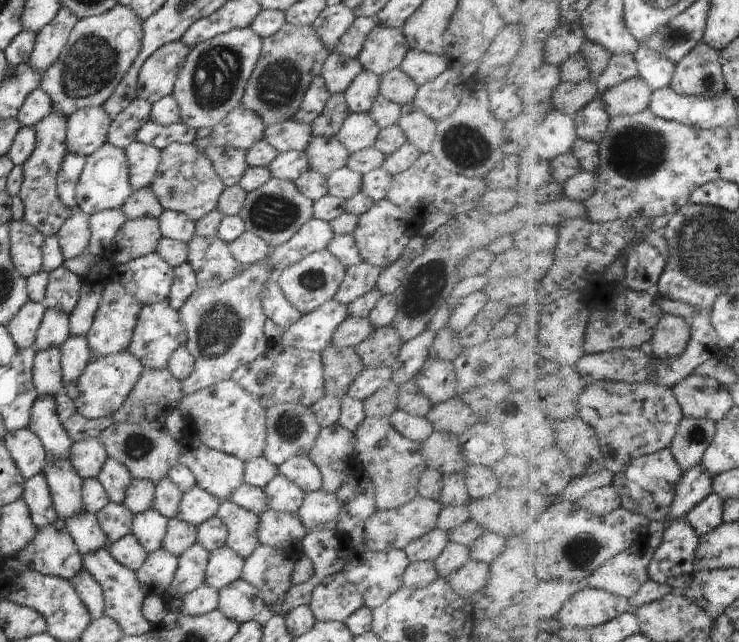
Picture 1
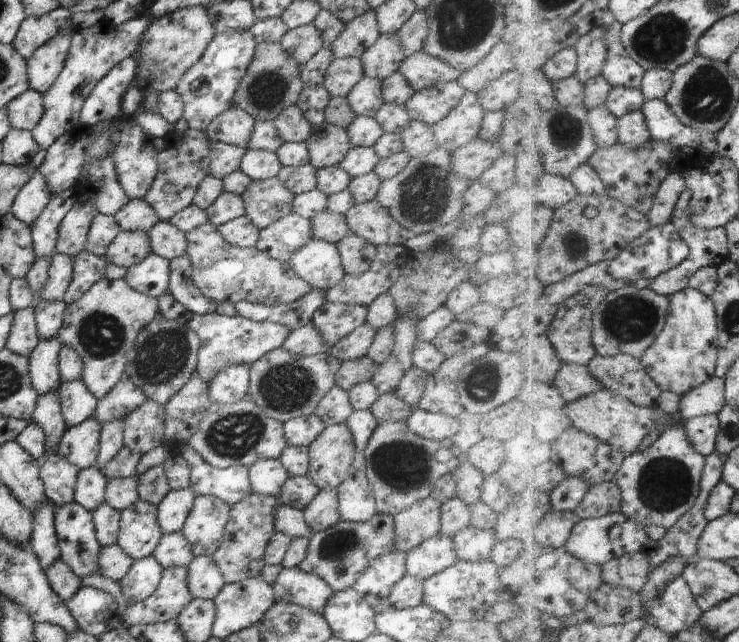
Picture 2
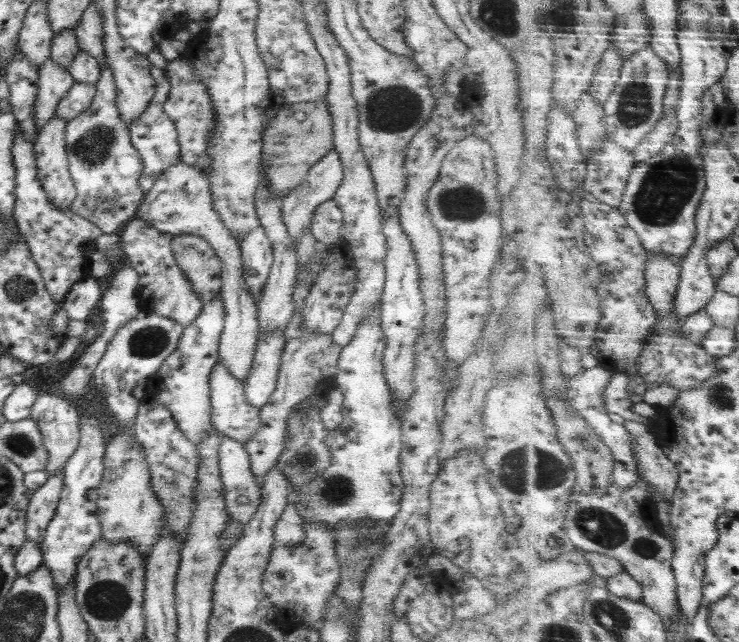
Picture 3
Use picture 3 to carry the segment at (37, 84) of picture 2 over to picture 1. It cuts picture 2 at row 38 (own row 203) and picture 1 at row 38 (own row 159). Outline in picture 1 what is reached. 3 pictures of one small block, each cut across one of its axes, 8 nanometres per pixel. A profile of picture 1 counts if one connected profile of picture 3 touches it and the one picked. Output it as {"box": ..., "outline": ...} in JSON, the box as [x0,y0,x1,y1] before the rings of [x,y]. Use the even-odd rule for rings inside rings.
{"box":[29,5,79,75],"outline":[[[64,5],[56,17],[37,33],[29,66],[41,75],[54,64],[79,19]]]}

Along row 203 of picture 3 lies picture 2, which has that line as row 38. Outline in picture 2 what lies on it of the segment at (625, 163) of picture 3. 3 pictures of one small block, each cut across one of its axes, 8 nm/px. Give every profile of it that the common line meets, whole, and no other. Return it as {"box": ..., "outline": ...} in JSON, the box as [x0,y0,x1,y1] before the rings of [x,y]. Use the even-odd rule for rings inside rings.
{"box":[604,18,647,90],"outline":[[[609,18],[608,25],[608,62],[604,68],[604,75],[612,86],[627,86],[643,90],[644,77],[647,70],[636,62],[635,58],[626,50],[623,41],[623,24],[615,19]]]}

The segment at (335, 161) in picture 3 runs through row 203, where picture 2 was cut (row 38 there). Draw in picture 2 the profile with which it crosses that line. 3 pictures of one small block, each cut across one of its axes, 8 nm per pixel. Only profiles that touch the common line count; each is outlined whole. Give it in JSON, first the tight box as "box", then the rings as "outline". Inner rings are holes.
{"box":[280,24,324,64],"outline":[[[313,24],[289,29],[282,37],[280,46],[292,56],[296,64],[304,64],[313,54],[324,47],[320,32]]]}

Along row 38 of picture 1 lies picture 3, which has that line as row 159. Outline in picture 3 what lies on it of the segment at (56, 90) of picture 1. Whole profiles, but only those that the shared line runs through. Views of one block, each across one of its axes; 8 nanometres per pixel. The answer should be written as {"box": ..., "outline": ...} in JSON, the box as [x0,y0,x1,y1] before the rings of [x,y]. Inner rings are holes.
{"box":[66,66,144,234],"outline":[[[107,66],[101,69],[99,79],[95,82],[95,95],[90,107],[80,113],[78,117],[68,121],[66,126],[66,153],[68,153],[68,169],[70,178],[76,188],[76,198],[69,209],[78,216],[85,218],[96,225],[103,233],[117,234],[130,219],[134,219],[144,191],[140,189],[140,176],[144,170],[140,154],[132,146],[129,131],[122,122],[115,103],[117,95],[112,70]]]}

